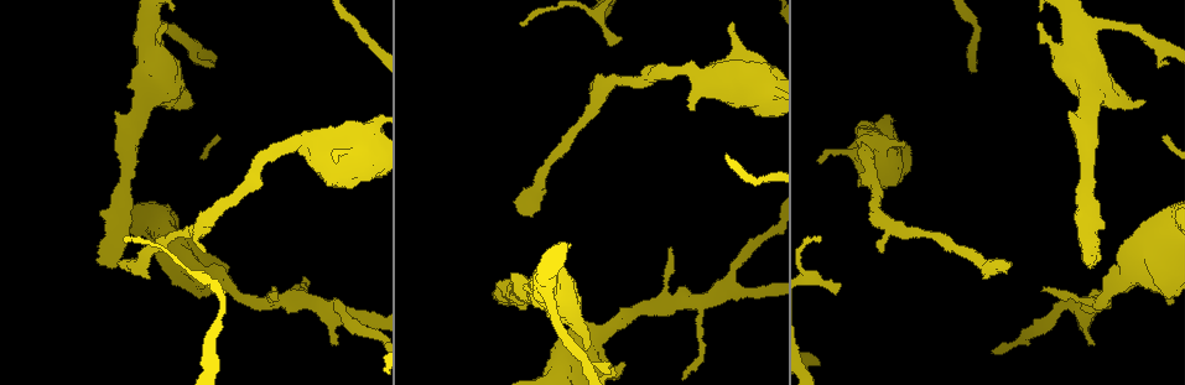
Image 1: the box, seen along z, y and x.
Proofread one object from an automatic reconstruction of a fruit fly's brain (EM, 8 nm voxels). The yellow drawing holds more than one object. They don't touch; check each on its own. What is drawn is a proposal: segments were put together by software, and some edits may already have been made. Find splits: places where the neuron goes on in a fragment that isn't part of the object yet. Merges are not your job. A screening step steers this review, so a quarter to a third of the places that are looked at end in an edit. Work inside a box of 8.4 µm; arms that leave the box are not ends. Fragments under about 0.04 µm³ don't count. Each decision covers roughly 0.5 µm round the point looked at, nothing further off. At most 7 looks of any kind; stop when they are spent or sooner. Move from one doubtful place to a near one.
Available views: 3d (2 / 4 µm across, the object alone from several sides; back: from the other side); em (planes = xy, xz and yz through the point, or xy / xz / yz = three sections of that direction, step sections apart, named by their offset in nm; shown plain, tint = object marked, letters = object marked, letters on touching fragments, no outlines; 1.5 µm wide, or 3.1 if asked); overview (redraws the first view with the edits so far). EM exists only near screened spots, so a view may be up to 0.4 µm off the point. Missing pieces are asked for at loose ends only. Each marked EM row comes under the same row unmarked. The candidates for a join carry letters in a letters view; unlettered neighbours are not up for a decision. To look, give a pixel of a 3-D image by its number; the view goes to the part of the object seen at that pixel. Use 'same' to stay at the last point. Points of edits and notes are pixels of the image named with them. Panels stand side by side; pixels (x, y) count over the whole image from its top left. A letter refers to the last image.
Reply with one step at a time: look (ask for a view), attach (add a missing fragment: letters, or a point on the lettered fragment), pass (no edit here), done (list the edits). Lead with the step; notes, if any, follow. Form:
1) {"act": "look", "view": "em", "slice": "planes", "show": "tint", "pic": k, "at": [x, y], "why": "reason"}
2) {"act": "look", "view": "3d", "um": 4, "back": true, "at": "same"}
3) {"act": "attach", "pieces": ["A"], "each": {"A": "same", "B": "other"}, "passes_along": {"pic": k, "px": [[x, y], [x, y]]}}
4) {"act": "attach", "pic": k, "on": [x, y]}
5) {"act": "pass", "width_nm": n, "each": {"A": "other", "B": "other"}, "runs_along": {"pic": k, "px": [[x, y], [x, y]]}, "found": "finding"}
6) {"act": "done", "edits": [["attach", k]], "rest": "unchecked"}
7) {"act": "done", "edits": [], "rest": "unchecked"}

{"act": "look", "view": "em", "slice": "planes", "show": "tint", "pic": 1, "at": [730, 25], "why": "branch stops here"}

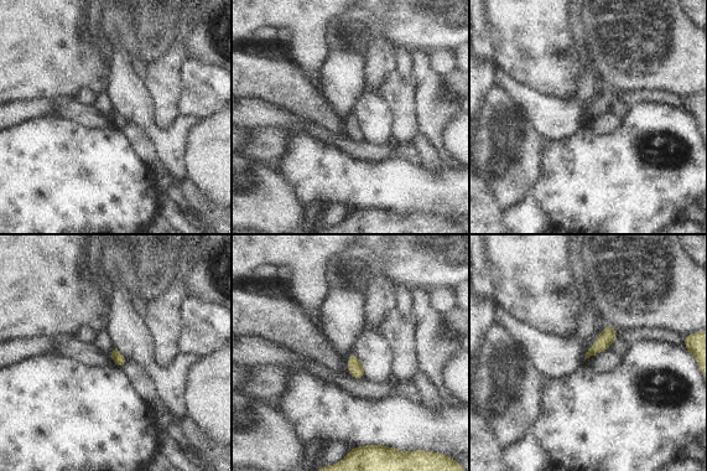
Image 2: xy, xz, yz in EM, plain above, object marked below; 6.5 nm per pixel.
{"act": "look", "view": "em", "slice": "planes", "show": "letters", "at": "same"}

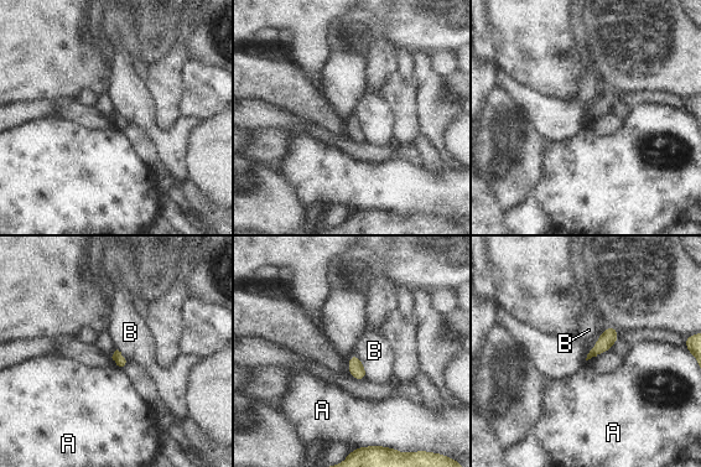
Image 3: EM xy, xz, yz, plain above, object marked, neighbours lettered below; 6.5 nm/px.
{"act": "pass", "each": {"A": "other", "B": "other"}, "found": "no lettered fragment goes on from it"}

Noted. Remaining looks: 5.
{"act": "look", "view": "3d", "um": 4, "pic": 1, "at": [1088, 260], "why": "stops while still wide"}

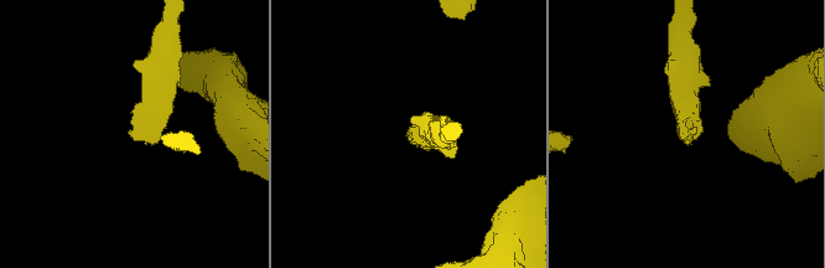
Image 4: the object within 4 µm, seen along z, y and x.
{"act": "look", "view": "em", "slice": "yz", "step": 8, "show": "letters", "pic": 4, "at": [688, 130], "why": "now the EM"}

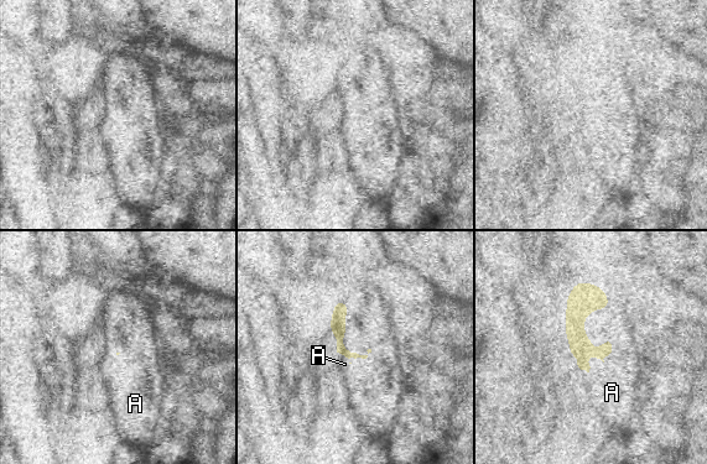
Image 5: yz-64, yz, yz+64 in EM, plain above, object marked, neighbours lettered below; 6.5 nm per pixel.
{"act": "look", "view": "em", "slice": "planes", "show": "letters", "at": "same"}

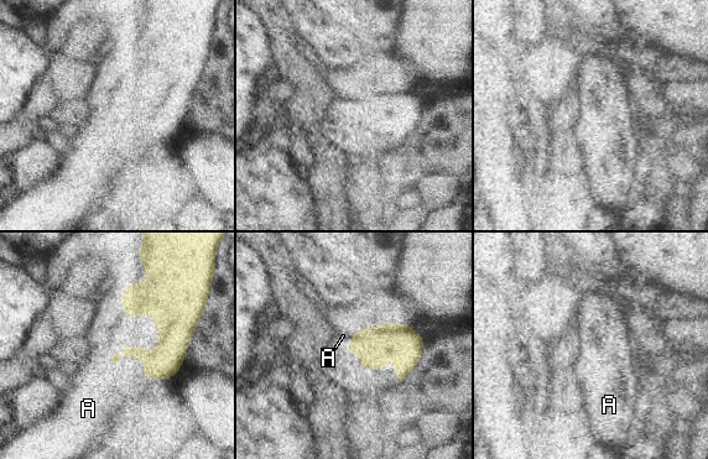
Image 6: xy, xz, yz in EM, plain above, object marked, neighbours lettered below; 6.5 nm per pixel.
{"act": "attach", "pieces": ["A"], "each": {"A": "same"}, "passes_along": {"pic": 6, "px": [[166, 360], [145, 377], [110, 392]]}, "found": "the neuron continues"}

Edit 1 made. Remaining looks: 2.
{"act": "done", "edits": [["attach", 6]], "rest": "unchecked"}

